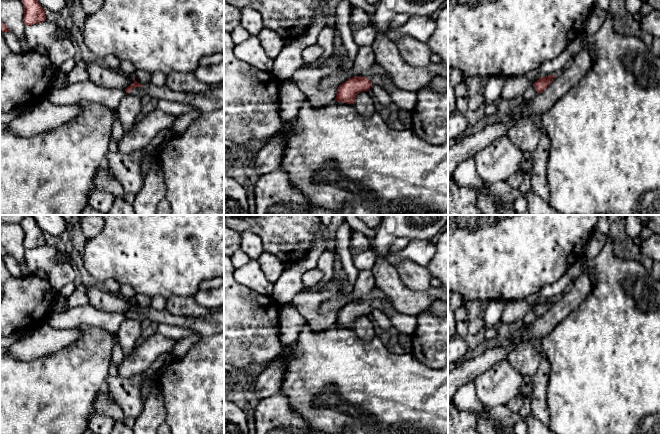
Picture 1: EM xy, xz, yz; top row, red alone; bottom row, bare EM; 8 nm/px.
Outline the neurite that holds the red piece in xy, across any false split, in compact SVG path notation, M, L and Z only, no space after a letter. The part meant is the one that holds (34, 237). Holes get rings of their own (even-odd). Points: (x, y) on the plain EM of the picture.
M27 215L21 224L24 230L23 246L25 250L42 247L46 244L45 233L31 215Z

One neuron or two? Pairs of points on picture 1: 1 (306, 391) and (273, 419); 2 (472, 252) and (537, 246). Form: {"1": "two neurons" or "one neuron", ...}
{"1": "two neurons", "2": "one neuron"}

